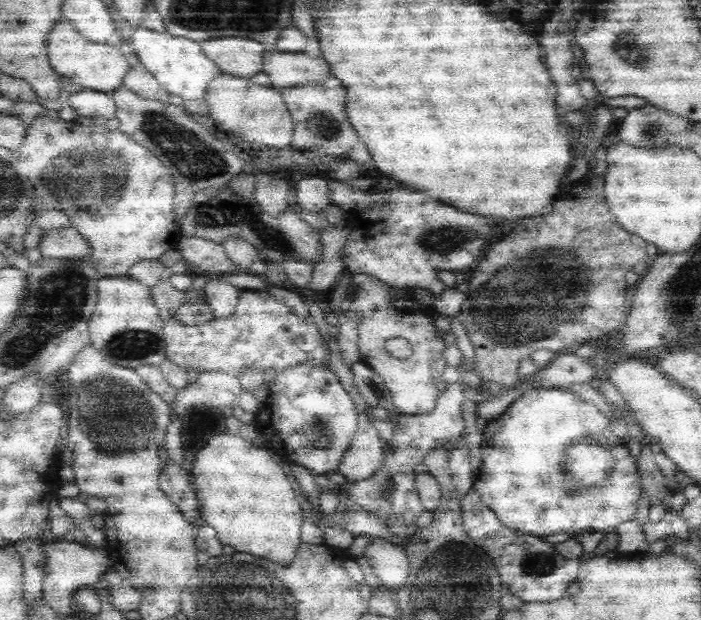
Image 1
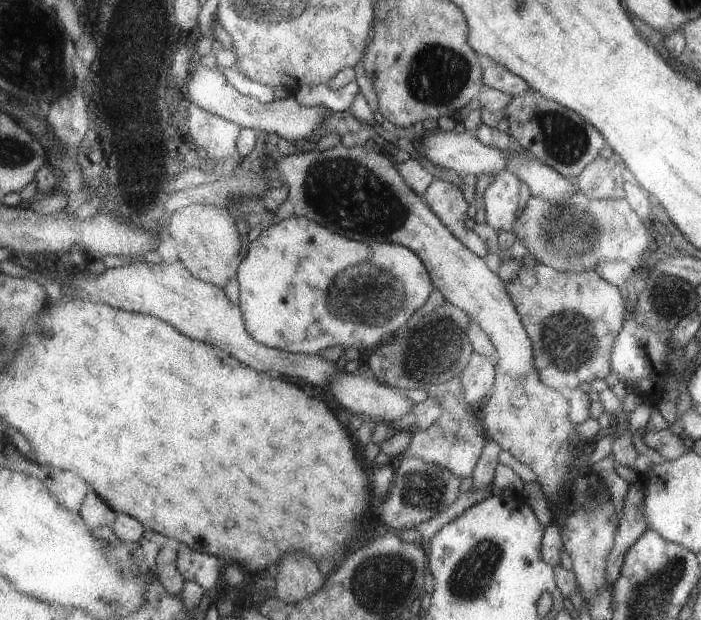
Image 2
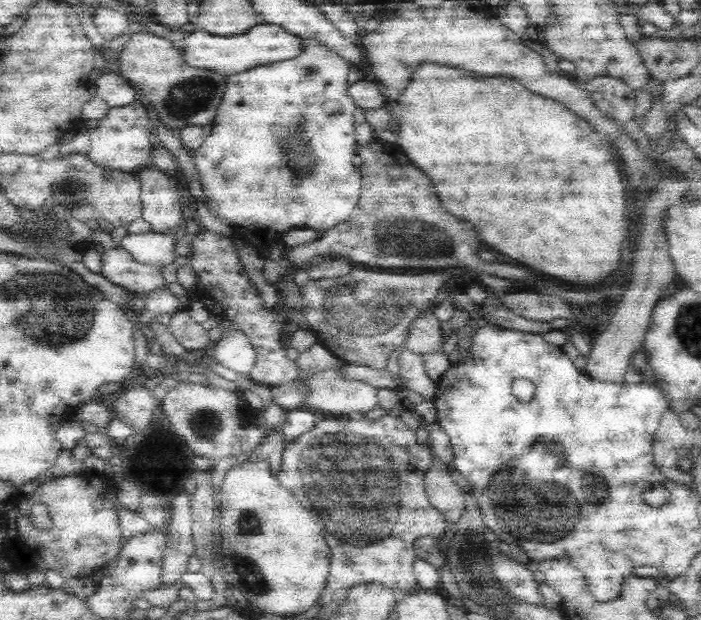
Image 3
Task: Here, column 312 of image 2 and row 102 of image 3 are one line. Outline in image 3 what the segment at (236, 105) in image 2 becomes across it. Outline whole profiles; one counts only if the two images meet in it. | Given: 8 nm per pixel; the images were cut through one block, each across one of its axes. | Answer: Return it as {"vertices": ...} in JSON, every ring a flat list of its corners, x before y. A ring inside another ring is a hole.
{"vertices":[[104,73,97,78,95,84,96,94,109,107,124,107,140,98,137,91,127,83,121,74]]}

